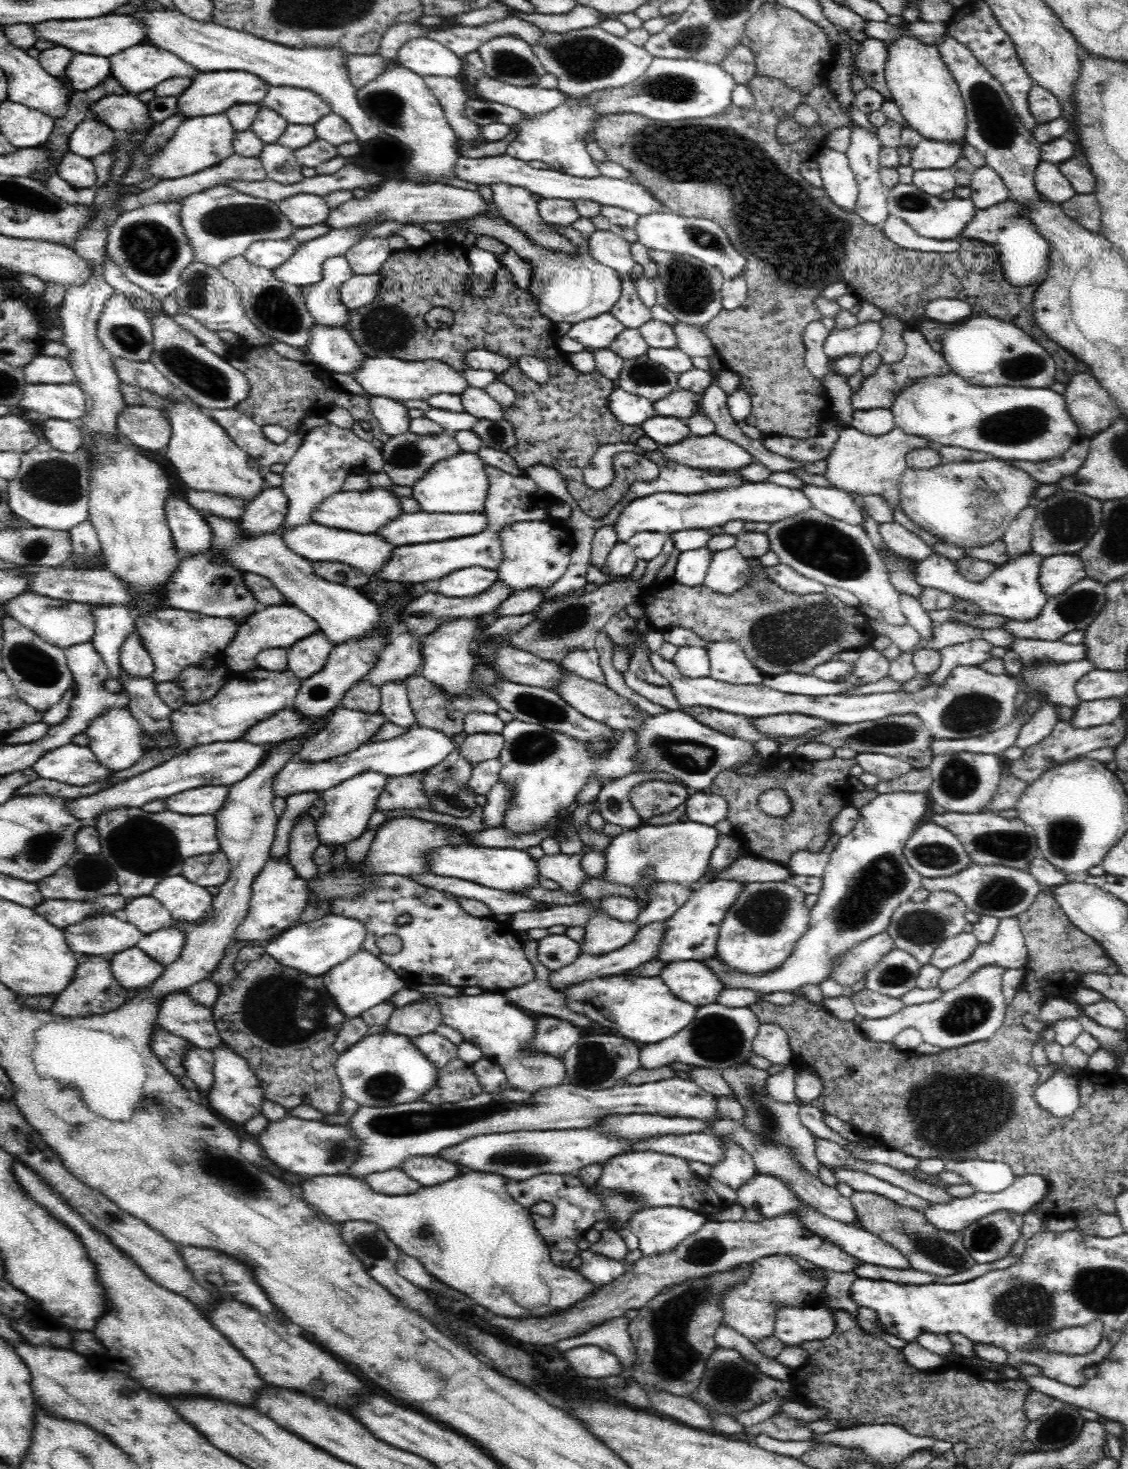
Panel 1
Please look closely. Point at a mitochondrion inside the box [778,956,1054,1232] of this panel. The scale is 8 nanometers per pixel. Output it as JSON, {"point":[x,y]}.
{"point":[965,1015]}

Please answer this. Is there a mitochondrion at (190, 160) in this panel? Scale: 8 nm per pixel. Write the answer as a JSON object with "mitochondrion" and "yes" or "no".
{"mitochondrion":"no"}

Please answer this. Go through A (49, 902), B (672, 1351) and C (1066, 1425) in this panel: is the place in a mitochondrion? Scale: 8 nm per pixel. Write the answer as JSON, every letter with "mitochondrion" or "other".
{"A":"other","B":"mitochondrion","C":"mitochondrion"}

